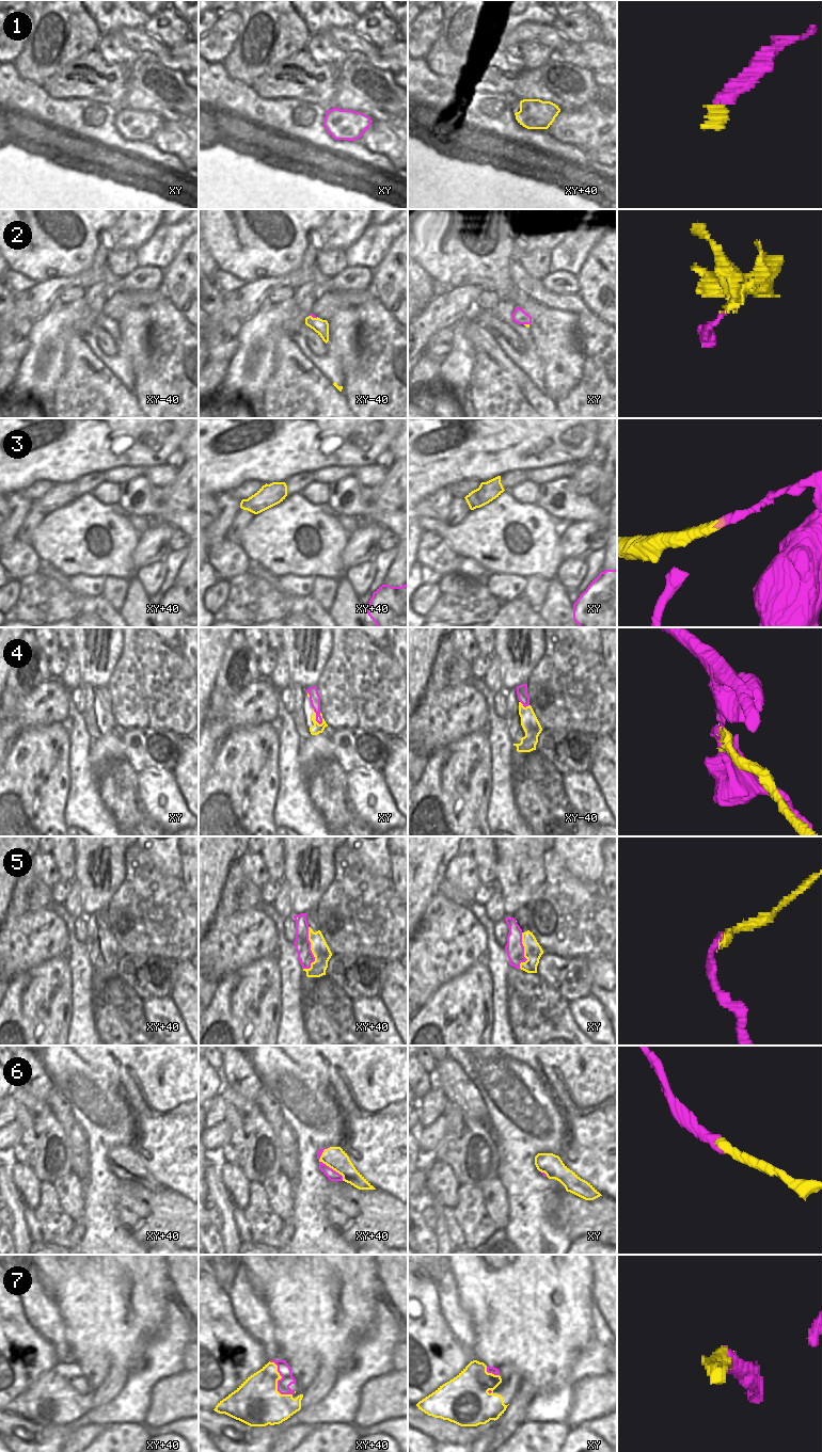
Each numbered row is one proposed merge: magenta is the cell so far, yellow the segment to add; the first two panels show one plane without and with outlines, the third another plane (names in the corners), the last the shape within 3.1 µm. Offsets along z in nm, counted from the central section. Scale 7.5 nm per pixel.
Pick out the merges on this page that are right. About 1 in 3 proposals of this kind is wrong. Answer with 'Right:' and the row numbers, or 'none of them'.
Right: 1, 5, 6, 7

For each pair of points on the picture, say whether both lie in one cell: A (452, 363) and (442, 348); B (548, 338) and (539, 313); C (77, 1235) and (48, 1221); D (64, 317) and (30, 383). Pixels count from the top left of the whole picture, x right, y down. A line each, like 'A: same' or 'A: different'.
A: different
B: same
C: different
D: same

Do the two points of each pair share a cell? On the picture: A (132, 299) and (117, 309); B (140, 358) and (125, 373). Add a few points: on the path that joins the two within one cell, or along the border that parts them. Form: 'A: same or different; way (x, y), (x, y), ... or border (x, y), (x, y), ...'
A: same; way (129, 301), (121, 306)
B: different; border (121, 345), (131, 364), (135, 377)

